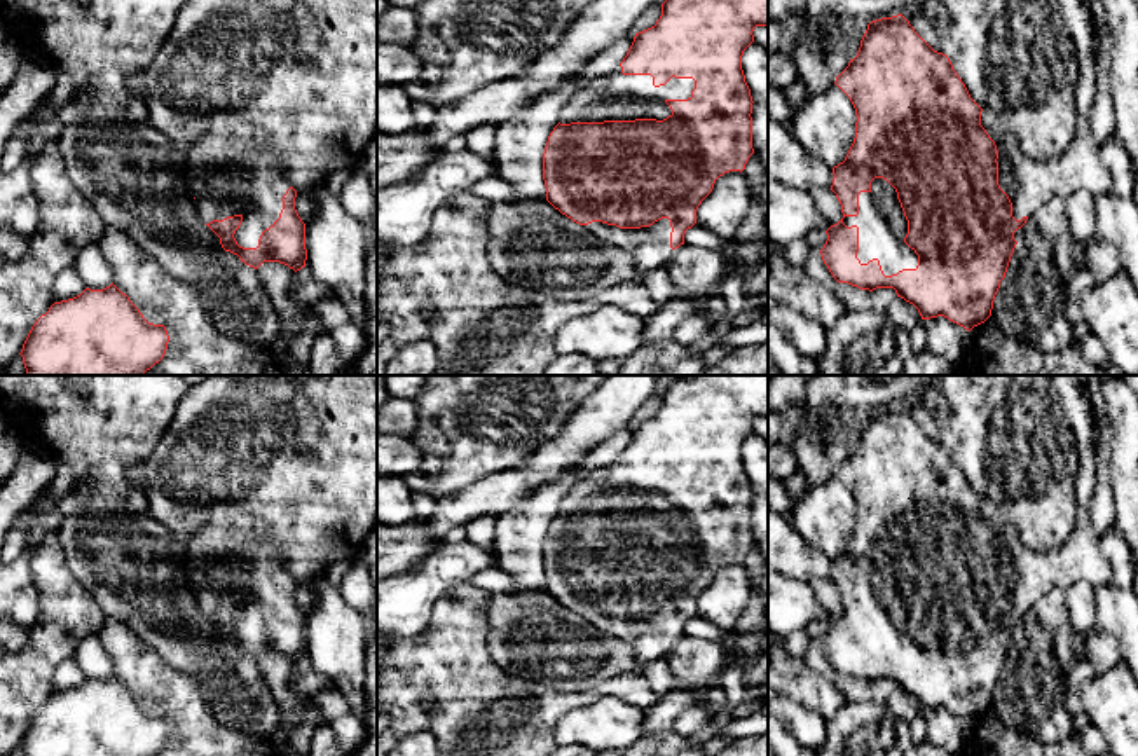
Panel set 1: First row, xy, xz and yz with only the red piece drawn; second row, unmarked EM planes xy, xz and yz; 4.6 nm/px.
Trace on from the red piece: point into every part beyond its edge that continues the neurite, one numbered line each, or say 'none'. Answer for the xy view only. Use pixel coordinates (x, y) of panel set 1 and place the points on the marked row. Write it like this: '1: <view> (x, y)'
1: xy (227, 177)

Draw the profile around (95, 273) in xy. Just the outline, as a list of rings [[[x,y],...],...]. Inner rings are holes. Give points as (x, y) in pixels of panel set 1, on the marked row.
[[[98,243],[86,246],[79,253],[73,269],[79,272],[86,288],[103,290],[113,283],[113,272],[106,265]]]

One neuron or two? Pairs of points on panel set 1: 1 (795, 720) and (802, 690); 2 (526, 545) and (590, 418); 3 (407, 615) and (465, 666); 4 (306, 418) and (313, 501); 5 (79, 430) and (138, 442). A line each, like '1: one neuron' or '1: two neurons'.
1: two neurons
2: two neurons
3: two neurons
4: two neurons
5: one neuron

